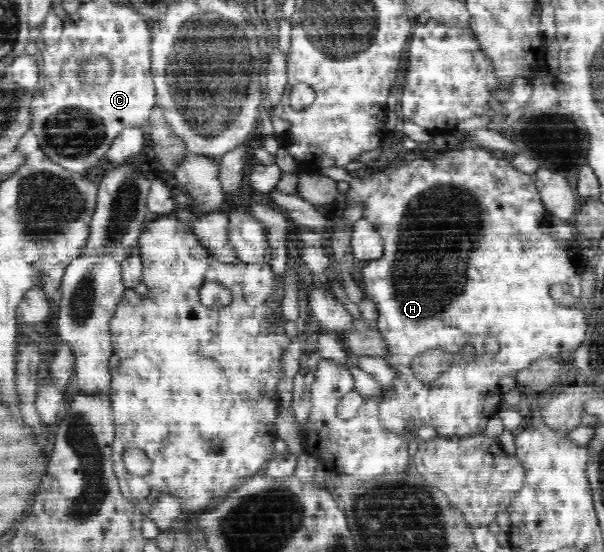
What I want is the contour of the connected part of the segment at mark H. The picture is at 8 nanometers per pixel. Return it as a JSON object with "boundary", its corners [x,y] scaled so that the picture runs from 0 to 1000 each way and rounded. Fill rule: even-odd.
{"boundary":[[[767,263],[752,272],[752,297],[748,301],[732,297],[732,293],[725,297],[720,288],[702,290],[702,286],[682,290],[675,297],[666,297],[666,293],[654,297],[654,293],[649,293],[649,301],[636,304],[632,312],[623,312],[623,315],[616,315],[609,322],[599,322],[599,326],[584,322],[578,333],[579,344],[575,346],[573,366],[579,370],[579,375],[583,370],[596,370],[601,375],[601,395],[623,411],[636,444],[636,460],[629,464],[627,471],[606,476],[599,489],[599,511],[603,513],[599,527],[603,527],[603,534],[614,538],[627,553],[627,574],[623,580],[623,592],[632,603],[632,611],[636,611],[636,618],[642,625],[642,641],[636,647],[636,654],[656,668],[656,683],[646,692],[646,699],[636,699],[631,710],[636,716],[636,725],[629,739],[629,755],[632,755],[632,763],[642,777],[654,784],[666,784],[672,792],[675,808],[690,810],[697,801],[697,793],[690,788],[695,772],[717,772],[724,781],[724,790],[728,792],[763,792],[798,783],[795,764],[801,755],[798,745],[801,743],[803,721],[811,712],[828,712],[825,690],[831,681],[853,681],[858,670],[871,667],[876,659],[889,654],[891,649],[917,649],[917,641],[929,641],[934,647],[937,645],[934,638],[955,632],[967,620],[970,591],[974,591],[970,587],[974,565],[967,563],[967,560],[947,558],[947,554],[927,554],[927,549],[921,549],[921,543],[911,534],[911,522],[917,514],[924,514],[924,511],[937,511],[944,518],[947,536],[960,543],[964,493],[974,487],[970,486],[974,476],[962,462],[950,460],[940,449],[930,446],[930,437],[911,428],[907,417],[911,417],[914,399],[906,395],[906,380],[896,366],[882,315],[851,304],[839,288],[821,286],[821,279],[815,279],[808,272]],[[808,609],[821,612],[825,623],[828,623],[828,634],[825,634],[825,641],[818,643],[818,649],[811,649],[808,639],[801,636],[801,620],[805,620]],[[770,623],[785,627],[785,647],[770,647],[767,641],[765,645],[758,641],[762,630]],[[712,630],[728,630],[728,634],[738,634],[738,638],[752,638],[755,649],[748,656],[748,667],[743,667],[735,678],[728,678],[719,692],[702,696],[702,692],[692,692],[685,685],[682,652],[685,652],[685,645],[692,645],[695,638],[705,638]],[[679,761],[684,761],[687,777],[674,783],[672,775]]]}

